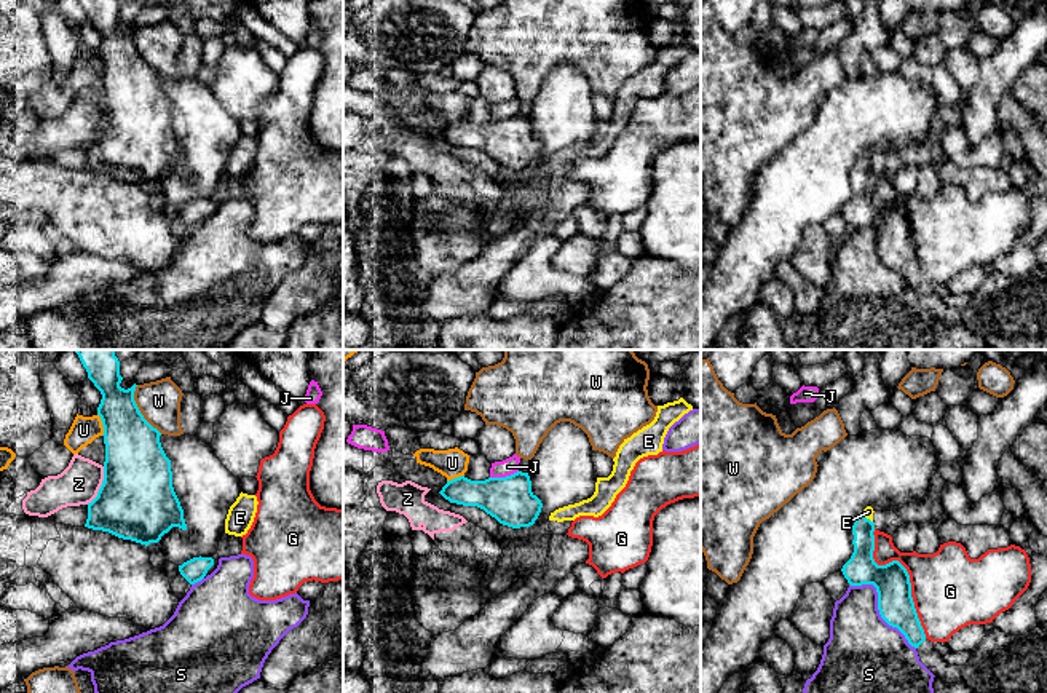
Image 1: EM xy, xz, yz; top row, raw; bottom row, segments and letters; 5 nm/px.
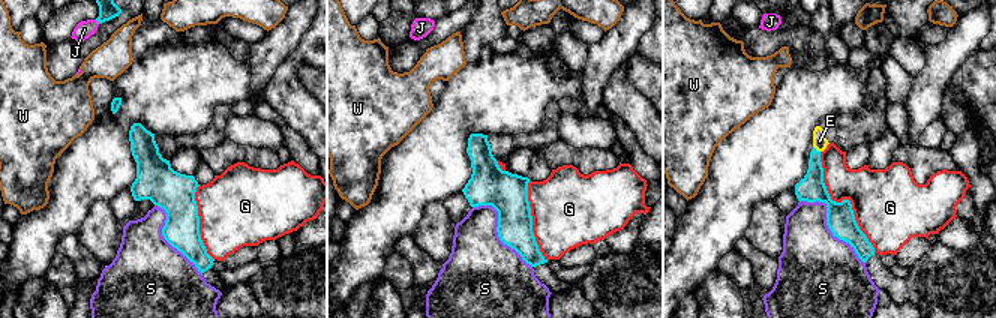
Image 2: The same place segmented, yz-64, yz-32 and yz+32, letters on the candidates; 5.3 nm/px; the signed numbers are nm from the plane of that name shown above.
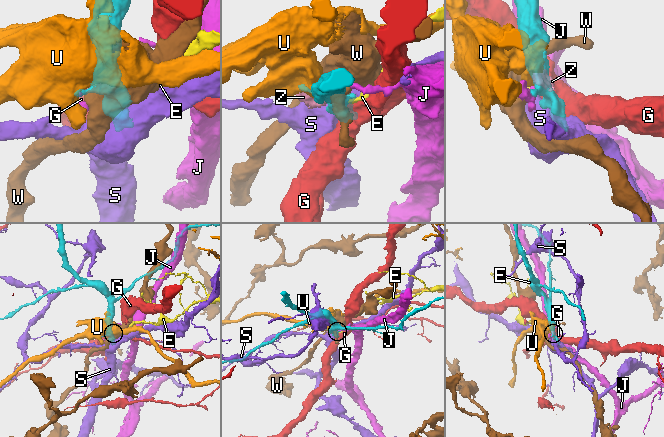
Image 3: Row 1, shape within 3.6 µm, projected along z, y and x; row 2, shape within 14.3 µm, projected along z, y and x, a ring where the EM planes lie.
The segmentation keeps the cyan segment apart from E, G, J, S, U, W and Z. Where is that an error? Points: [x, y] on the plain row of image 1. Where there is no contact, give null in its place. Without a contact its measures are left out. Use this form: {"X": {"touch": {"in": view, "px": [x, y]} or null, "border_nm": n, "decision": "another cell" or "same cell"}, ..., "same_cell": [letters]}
{"E": {"touch": {"in": "yz", "px": [865, 160]}, "border_nm": 80, "decision": "same cell"}, "G": {"touch": {"in": "yz", "px": [907, 214]}, "border_nm": 600, "decision": "another cell"}, "J": {"touch": {"in": "xz", "px": [503, 120]}, "border_nm": 150, "decision": "another cell"}, "S": {"touch": {"in": "yz", "px": [878, 249]}, "border_nm": 480, "decision": "another cell"}, "U": {"touch": {"in": "xy", "px": [102, 67]}, "border_nm": 110, "decision": "another cell"}, "W": {"touch": {"in": "xy", "px": [139, 53]}, "border_nm": 280, "decision": "another cell"}, "Z": {"touch": {"in": "xy", "px": [101, 128]}, "border_nm": 220, "decision": "another cell"}, "same_cell": ["E"]}

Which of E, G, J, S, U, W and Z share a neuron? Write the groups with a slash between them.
E / G / J / S / U / W / Z

